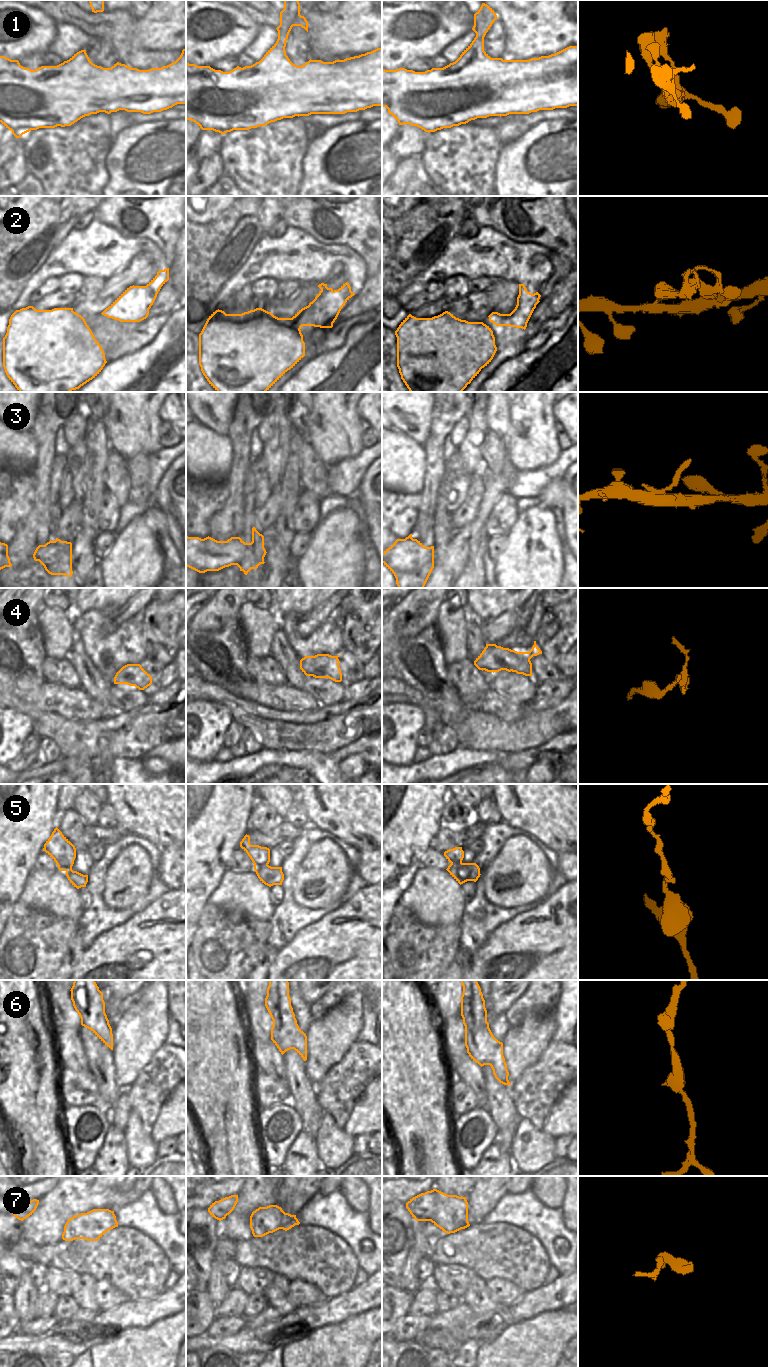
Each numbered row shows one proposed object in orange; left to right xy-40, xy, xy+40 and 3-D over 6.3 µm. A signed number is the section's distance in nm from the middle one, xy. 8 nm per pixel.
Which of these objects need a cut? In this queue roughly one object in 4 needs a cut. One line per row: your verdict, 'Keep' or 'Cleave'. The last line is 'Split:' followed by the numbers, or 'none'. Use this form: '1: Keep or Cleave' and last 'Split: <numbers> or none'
1: Keep
2: Cleave
3: Keep
4: Cleave
5: Keep
6: Keep
7: Keep
Split: 2, 4

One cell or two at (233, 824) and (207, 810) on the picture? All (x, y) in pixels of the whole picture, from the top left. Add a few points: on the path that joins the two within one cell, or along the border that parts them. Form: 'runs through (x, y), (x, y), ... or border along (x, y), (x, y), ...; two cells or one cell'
runs through (227, 821), (213, 816); one cell

